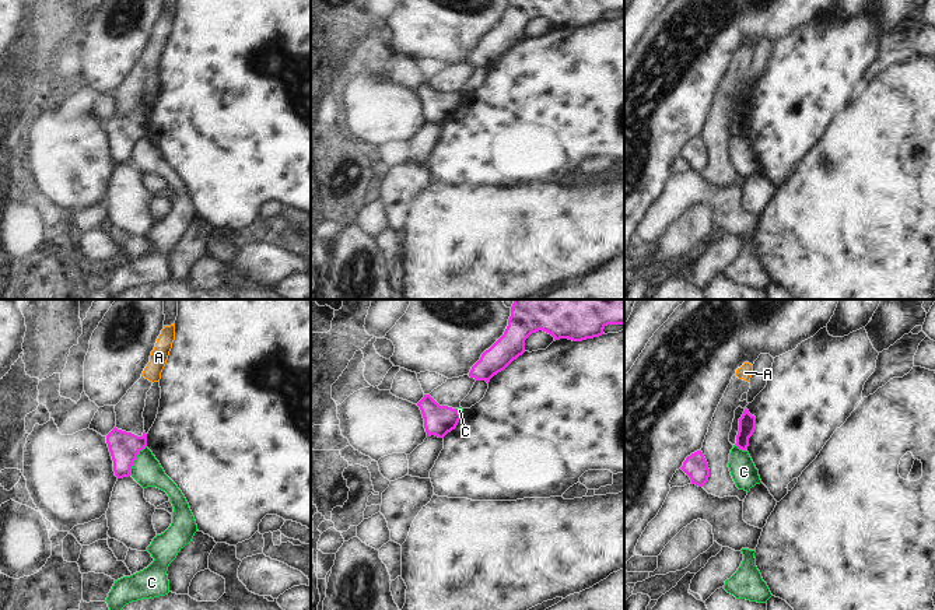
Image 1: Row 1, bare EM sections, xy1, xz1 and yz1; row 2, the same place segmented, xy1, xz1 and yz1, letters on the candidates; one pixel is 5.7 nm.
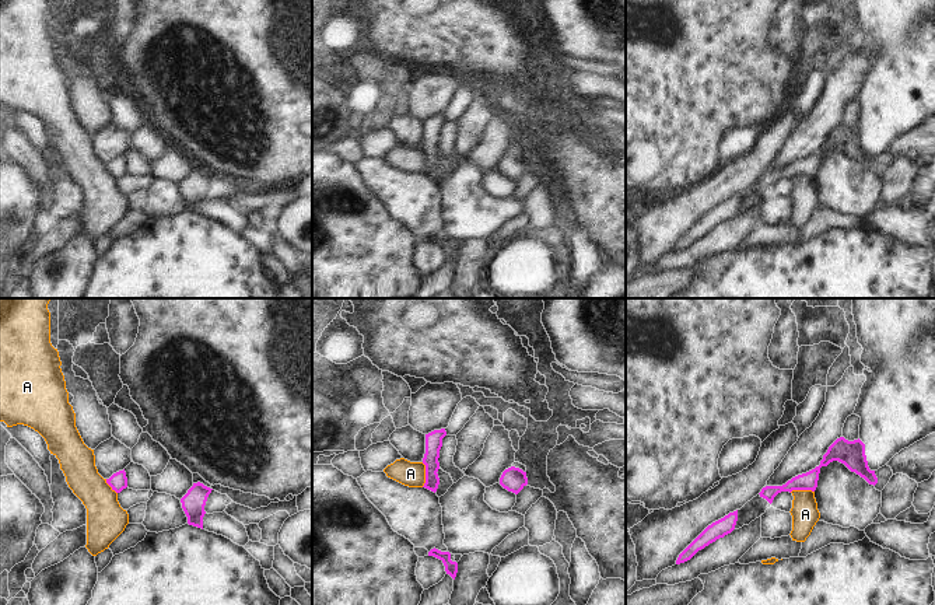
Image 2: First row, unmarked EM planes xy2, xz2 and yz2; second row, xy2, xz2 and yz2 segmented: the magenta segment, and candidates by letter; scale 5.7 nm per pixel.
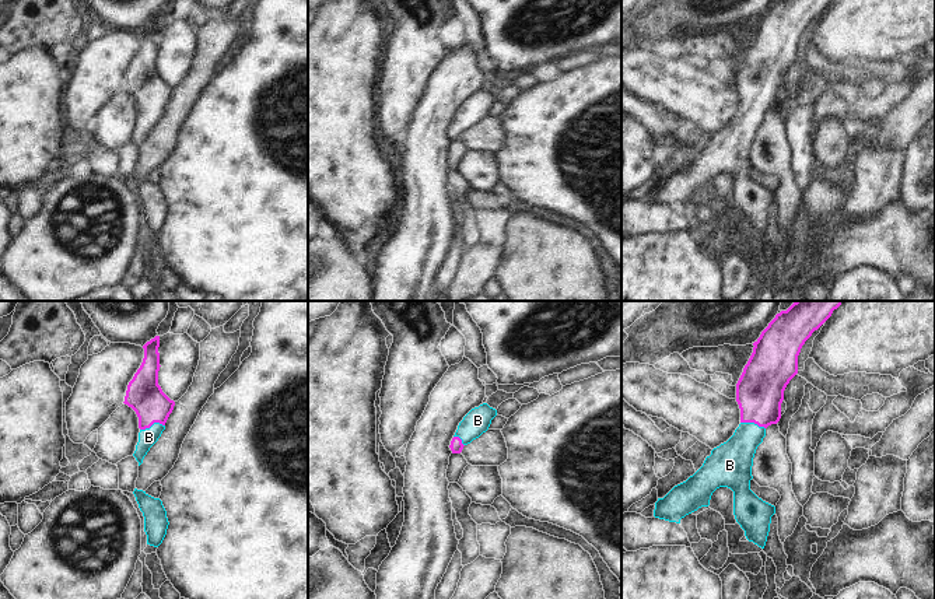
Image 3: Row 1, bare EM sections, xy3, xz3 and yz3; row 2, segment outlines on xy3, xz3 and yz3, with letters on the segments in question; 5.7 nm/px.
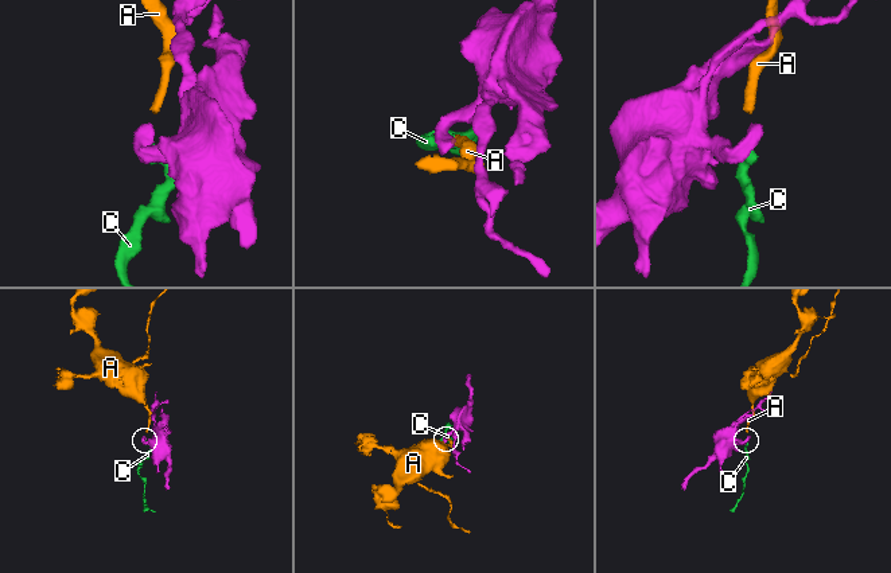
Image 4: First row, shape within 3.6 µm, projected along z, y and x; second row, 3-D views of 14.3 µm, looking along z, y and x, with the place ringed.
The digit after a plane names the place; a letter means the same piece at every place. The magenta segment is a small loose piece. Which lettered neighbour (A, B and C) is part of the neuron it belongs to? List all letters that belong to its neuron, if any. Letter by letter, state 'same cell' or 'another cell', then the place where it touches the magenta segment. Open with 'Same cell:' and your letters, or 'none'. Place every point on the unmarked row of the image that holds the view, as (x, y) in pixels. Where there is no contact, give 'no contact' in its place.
Same cell: B
A: another cell; contact xz2 (426, 161)
B: same cell; contact xy3 (151, 111)
C: another cell; contact xy1 (135, 146)

